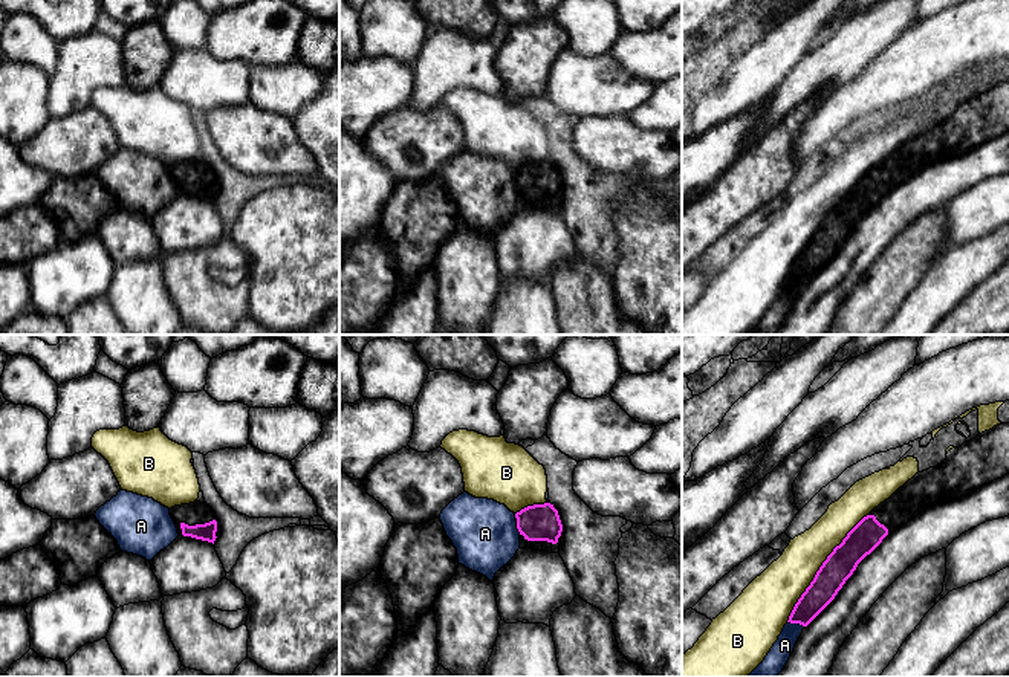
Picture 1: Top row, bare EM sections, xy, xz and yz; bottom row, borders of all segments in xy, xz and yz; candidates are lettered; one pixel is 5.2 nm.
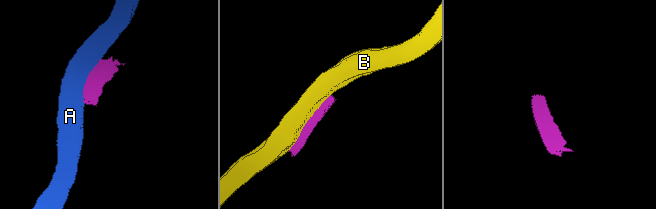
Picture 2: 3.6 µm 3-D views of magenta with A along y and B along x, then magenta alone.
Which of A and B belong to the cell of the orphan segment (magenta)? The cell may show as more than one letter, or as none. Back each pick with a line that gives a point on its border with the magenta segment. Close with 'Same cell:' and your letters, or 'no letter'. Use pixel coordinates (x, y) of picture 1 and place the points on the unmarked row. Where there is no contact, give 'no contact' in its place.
Same cell: no letter

